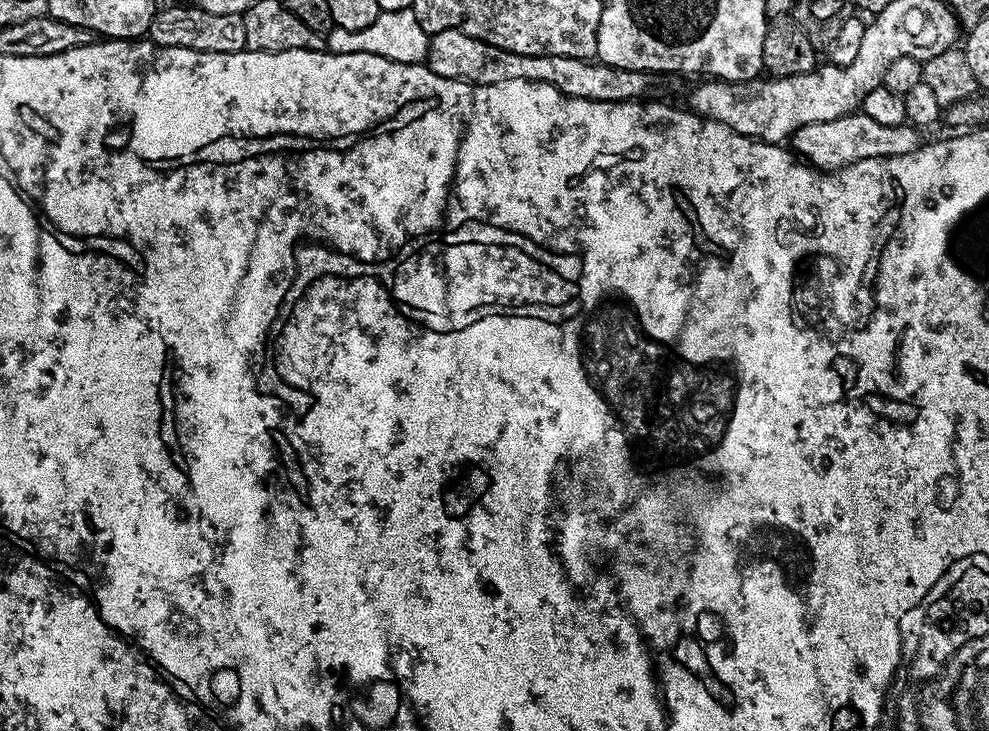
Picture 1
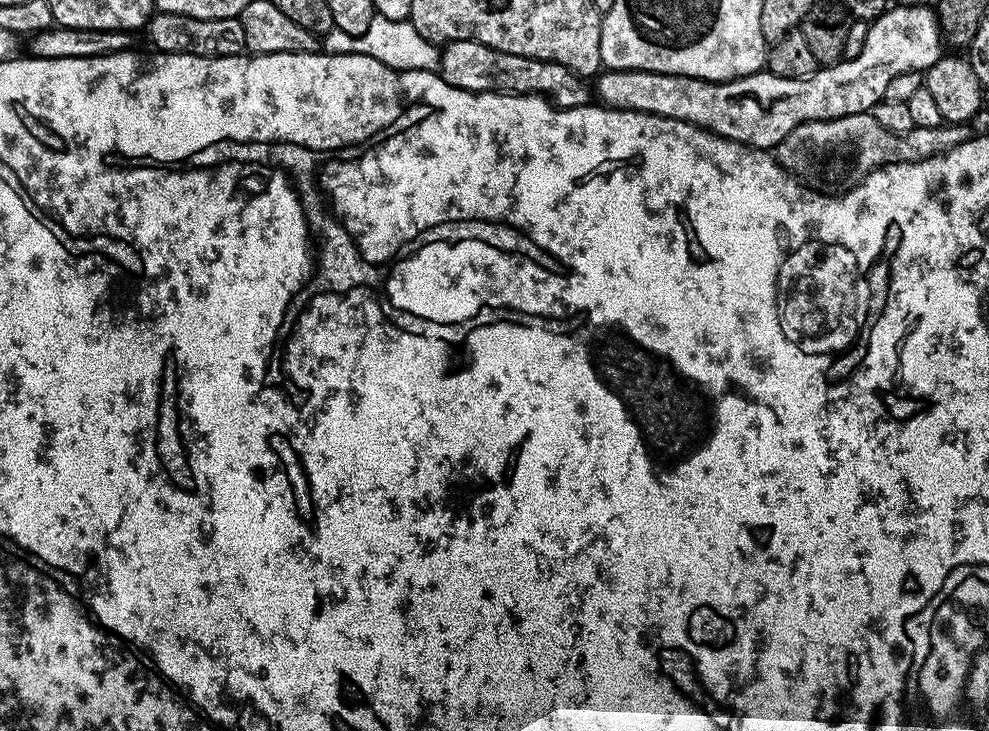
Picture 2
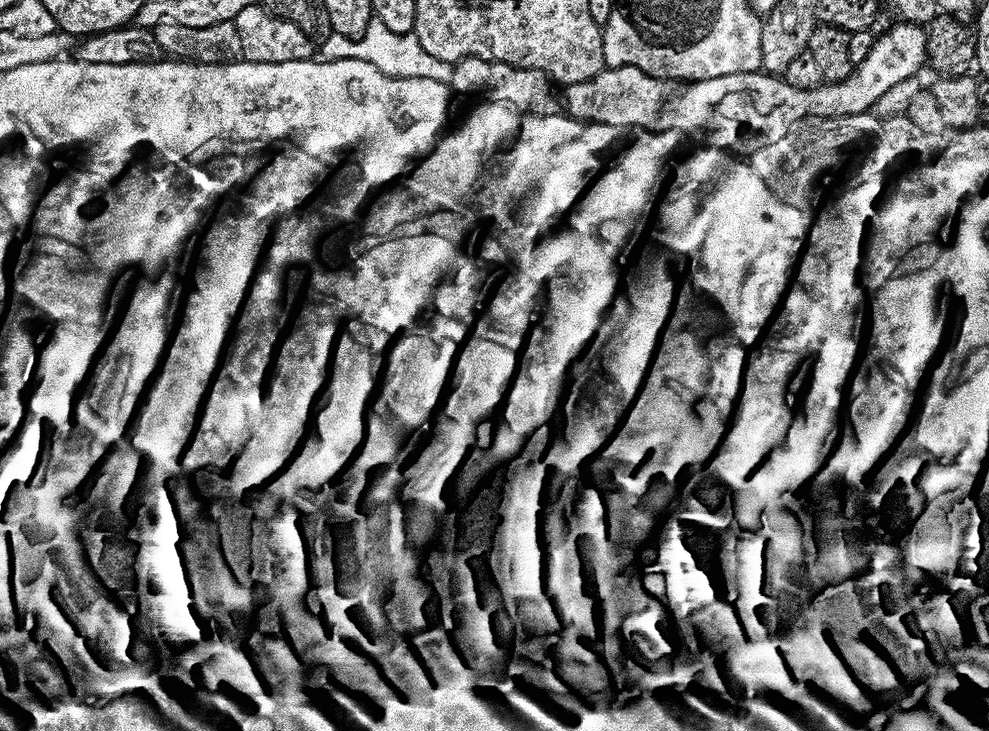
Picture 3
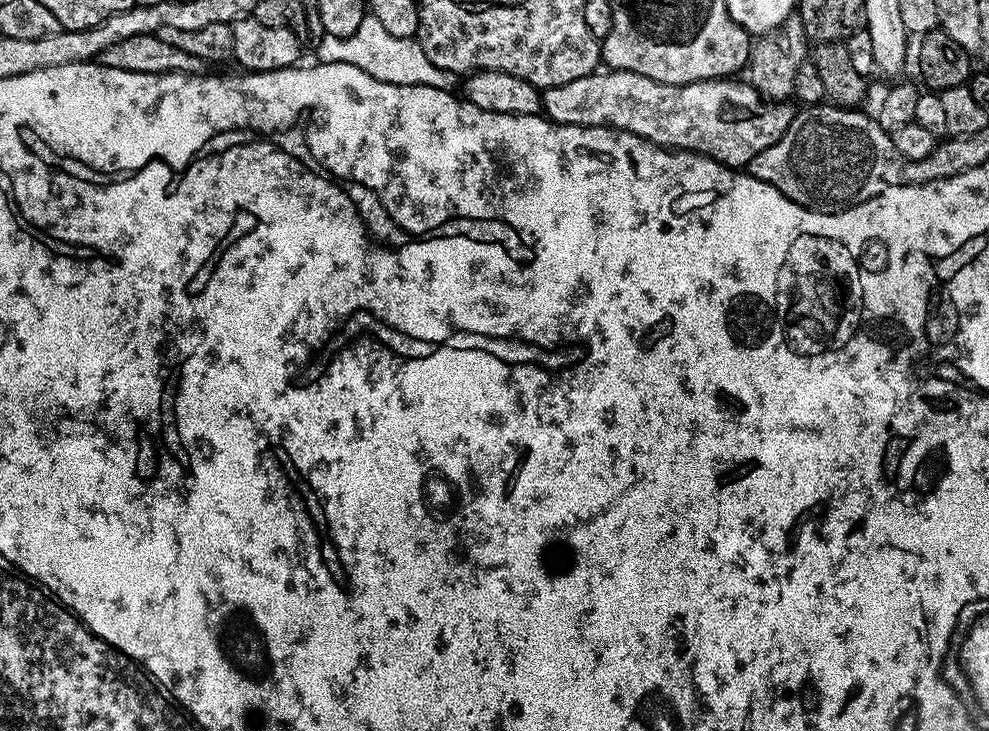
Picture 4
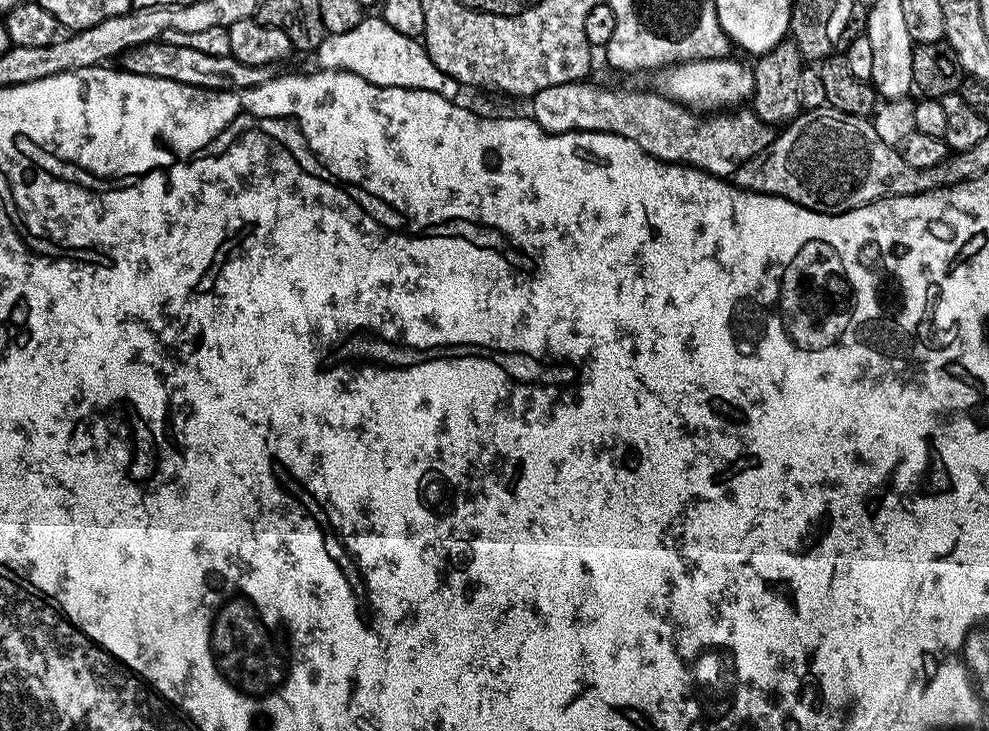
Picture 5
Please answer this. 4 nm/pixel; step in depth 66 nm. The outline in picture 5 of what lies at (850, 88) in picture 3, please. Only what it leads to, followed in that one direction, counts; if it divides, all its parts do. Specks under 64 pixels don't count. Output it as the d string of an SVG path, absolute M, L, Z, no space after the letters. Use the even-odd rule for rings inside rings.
M589 82L563 84L562 86L546 86L546 90L538 90L530 97L532 104L531 119L538 127L547 132L609 132L622 138L630 138L642 146L647 156L659 160L667 160L669 164L687 164L689 168L700 168L712 176L731 177L750 158L764 152L774 139L774 132L769 125L758 119L751 110L728 110L723 114L708 114L698 119L697 113L687 109L683 104L671 100L669 96L661 96L655 90L639 92L636 88L599 88Z

